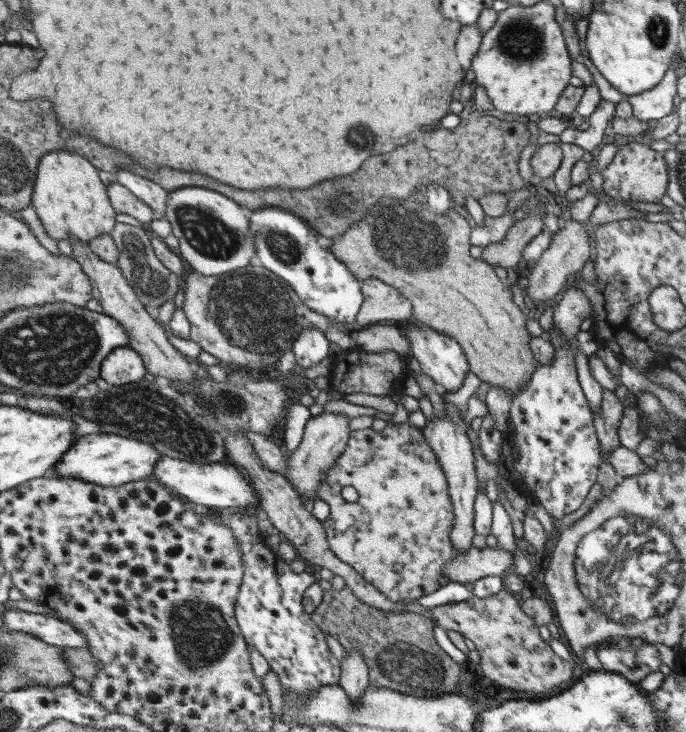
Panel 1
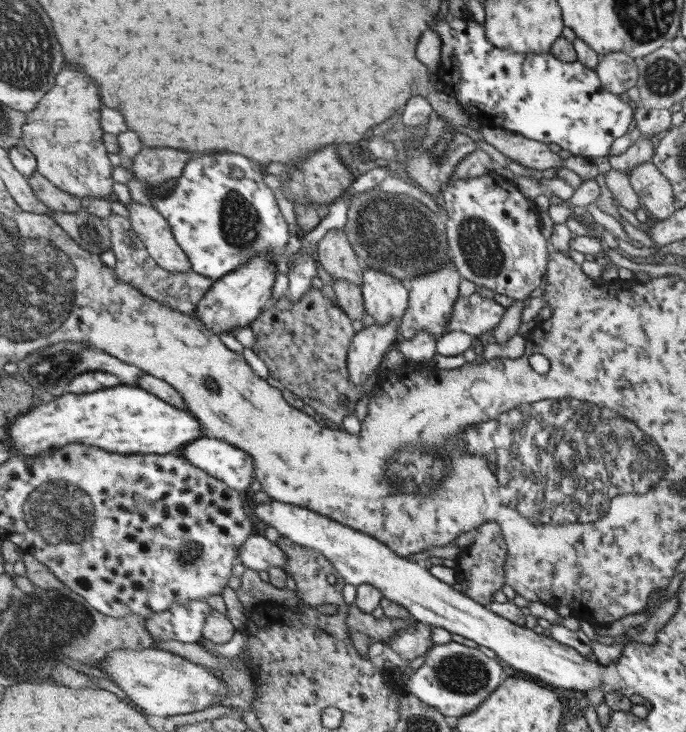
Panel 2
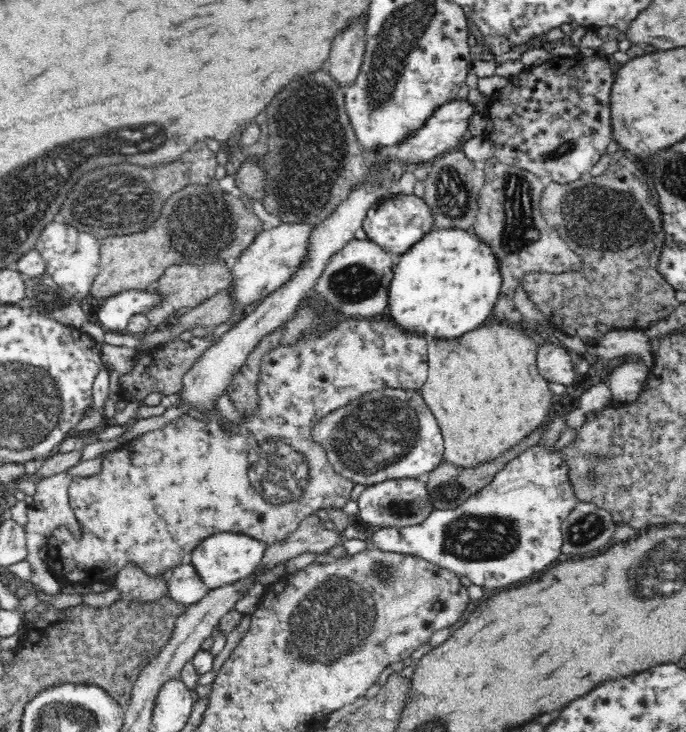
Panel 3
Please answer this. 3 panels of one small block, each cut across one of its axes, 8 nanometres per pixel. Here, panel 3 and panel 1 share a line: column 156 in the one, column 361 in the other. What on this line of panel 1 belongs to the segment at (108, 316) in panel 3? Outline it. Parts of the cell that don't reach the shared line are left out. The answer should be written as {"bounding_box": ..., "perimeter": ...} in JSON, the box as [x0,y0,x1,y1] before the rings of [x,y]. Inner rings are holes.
{"bounding_box":[251,206,365,324],"perimeter":[[[251,206],[251,234],[257,242],[257,264],[261,264],[261,266],[269,268],[271,272],[279,274],[281,278],[285,278],[291,284],[291,288],[297,292],[297,296],[301,296],[301,300],[311,310],[325,314],[325,316],[333,316],[345,324],[357,324],[359,312],[363,310],[363,304],[365,304],[363,282],[335,254],[335,250],[331,248],[333,242],[327,242],[309,220],[305,220],[303,216],[299,216],[295,212],[289,212],[289,210],[279,208],[279,206],[271,206],[271,208],[259,206],[257,210],[255,208],[257,206]]]}

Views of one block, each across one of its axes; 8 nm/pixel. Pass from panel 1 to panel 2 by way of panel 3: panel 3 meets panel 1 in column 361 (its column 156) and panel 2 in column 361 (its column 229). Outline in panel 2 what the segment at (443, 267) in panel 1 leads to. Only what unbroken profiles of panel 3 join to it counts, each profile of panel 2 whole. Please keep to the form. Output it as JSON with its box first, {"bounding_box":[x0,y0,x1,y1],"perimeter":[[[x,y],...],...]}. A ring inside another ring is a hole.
{"bounding_box":[345,188,451,284],"perimeter":[[[373,188],[369,194],[355,196],[349,208],[345,232],[365,268],[387,272],[405,284],[451,264],[443,212],[431,212],[413,196],[387,194],[379,188]]]}

